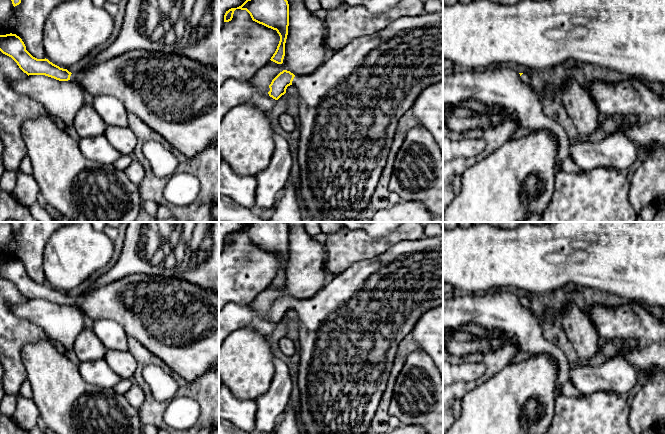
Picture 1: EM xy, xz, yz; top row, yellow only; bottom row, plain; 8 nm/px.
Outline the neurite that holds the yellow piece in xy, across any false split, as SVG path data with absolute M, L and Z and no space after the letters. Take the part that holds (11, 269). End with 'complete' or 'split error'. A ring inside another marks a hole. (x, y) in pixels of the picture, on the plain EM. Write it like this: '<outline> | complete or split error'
M16 258L0 259L0 275L11 281L19 292L29 299L45 299L59 305L72 304L81 309L84 316L93 321L102 319L117 322L126 332L138 340L146 349L158 357L169 371L187 382L197 380L209 369L217 366L219 360L219 294L173 277L159 275L131 274L105 286L88 290L76 297L60 292L48 283L37 283L27 274L22 263Z | split error

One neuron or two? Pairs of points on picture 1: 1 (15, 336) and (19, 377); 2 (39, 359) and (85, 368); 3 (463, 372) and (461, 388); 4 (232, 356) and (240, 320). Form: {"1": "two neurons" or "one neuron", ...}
{"1": "one neuron", "2": "two neurons", "3": "two neurons", "4": "two neurons"}

